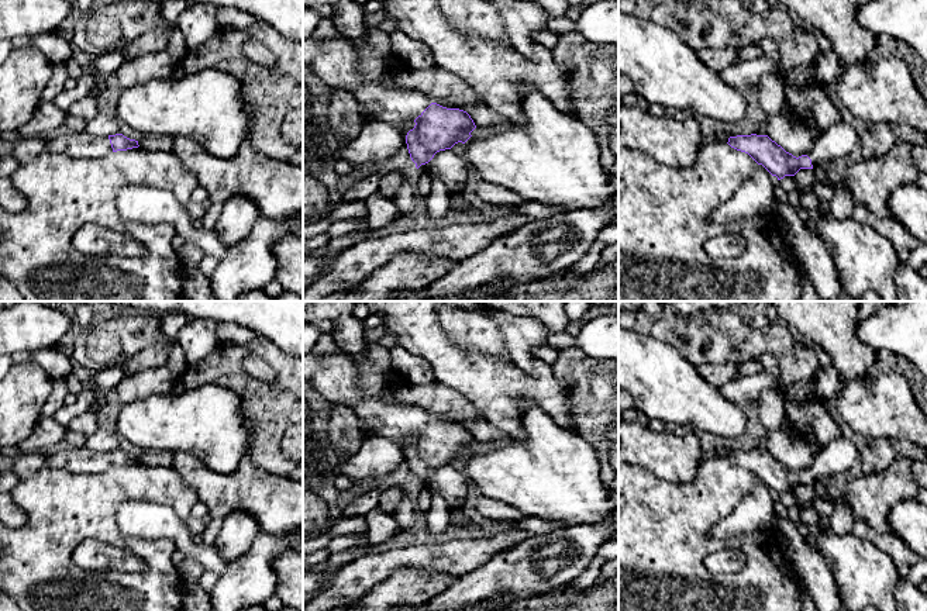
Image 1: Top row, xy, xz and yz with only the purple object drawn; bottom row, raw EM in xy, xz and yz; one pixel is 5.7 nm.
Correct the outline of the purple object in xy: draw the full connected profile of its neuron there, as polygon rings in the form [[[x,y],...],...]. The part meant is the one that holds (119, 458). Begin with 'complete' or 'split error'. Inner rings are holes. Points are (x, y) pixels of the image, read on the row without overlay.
split error | [[[86,446],[46,452],[45,465],[66,469],[73,473],[103,473],[110,467],[138,463],[138,456],[123,449],[92,451]]]

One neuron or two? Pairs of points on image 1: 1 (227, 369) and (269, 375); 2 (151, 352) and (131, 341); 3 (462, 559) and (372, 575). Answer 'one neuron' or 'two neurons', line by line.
1: two neurons
2: two neurons
3: one neuron

